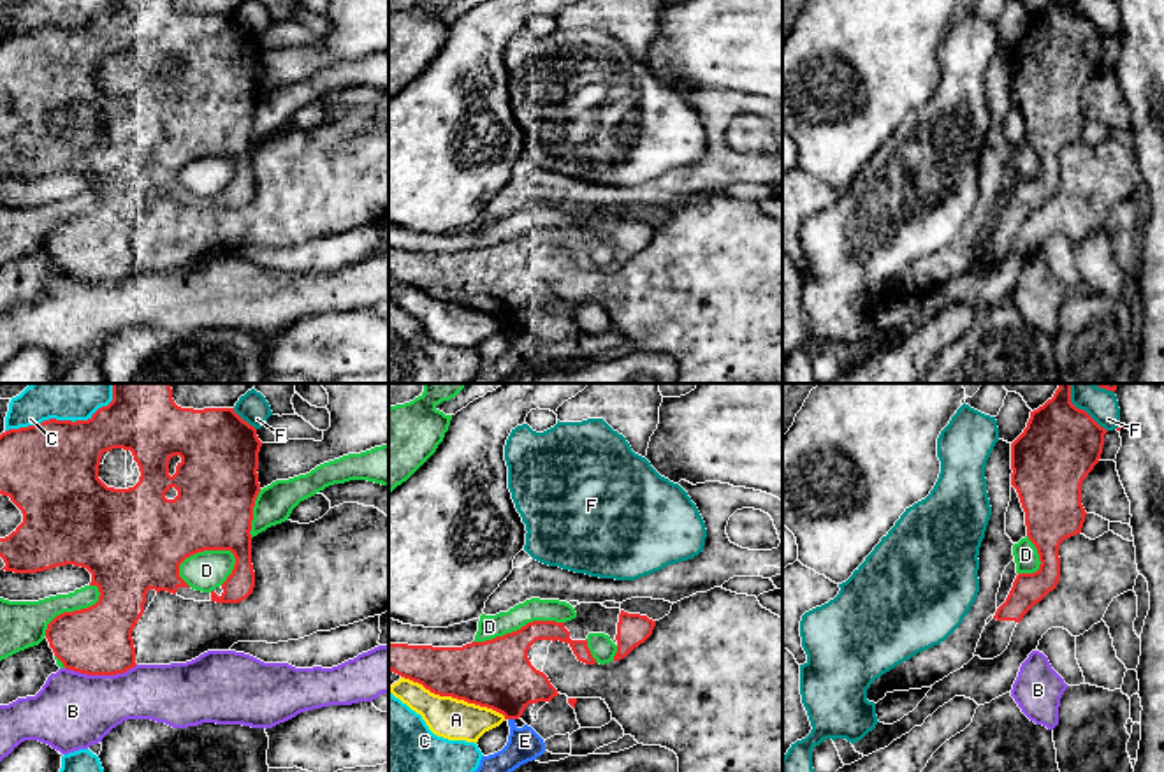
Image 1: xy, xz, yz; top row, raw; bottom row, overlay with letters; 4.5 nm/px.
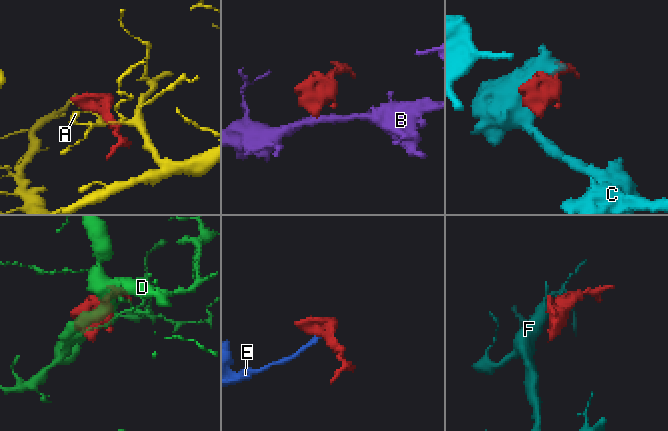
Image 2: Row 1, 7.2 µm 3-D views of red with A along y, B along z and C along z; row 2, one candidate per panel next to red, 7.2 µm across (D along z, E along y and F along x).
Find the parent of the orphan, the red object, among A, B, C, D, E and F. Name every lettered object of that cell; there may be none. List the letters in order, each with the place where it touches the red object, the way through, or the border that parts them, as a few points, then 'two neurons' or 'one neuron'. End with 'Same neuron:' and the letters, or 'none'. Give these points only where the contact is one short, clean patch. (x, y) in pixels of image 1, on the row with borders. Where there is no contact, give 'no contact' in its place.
A: meets red in xz at (454, 697); two neurons
B: meets red in xy at (101, 674); border along xy (136, 663), (115, 674), (80, 674), (65, 669); two neurons
C: meets red in xy at (65, 421); two neurons
D: meets red in xy at (203, 551); two neurons
E: meets red in xz at (512, 718); border along xz (509, 718), (514, 720); two neurons
F: meets red in xy at (245, 421); two neurons
Same neuron: none

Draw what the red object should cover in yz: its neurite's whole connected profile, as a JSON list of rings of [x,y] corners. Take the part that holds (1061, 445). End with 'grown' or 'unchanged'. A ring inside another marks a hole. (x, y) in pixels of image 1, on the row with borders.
[[[1059,383],[1053,397],[1030,411],[1027,427],[1011,443],[1011,485],[1041,564],[1034,573],[1016,575],[1006,601],[985,626],[974,656],[1000,656],[1023,615],[1057,587],[1059,547],[1081,533],[1087,515],[1081,484],[1101,459],[1106,433],[1071,403],[1071,383]]]; grown

